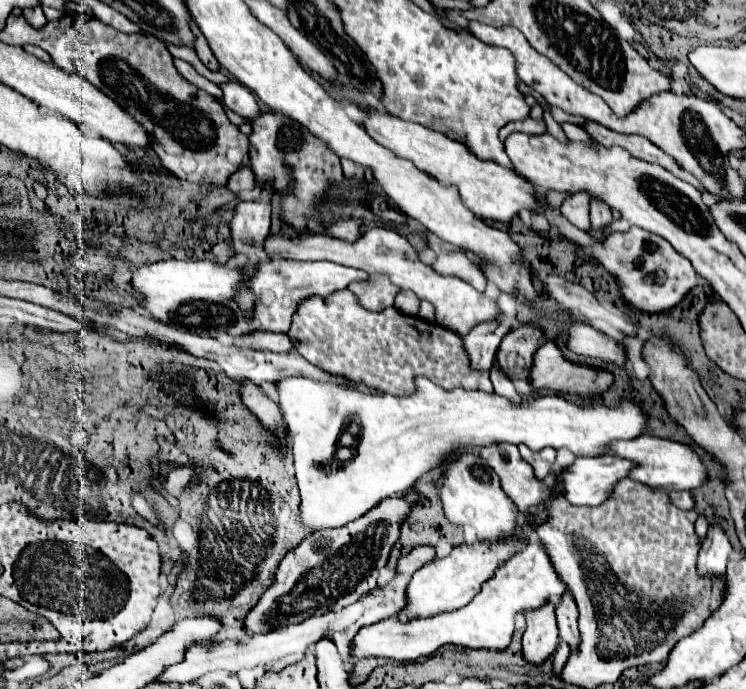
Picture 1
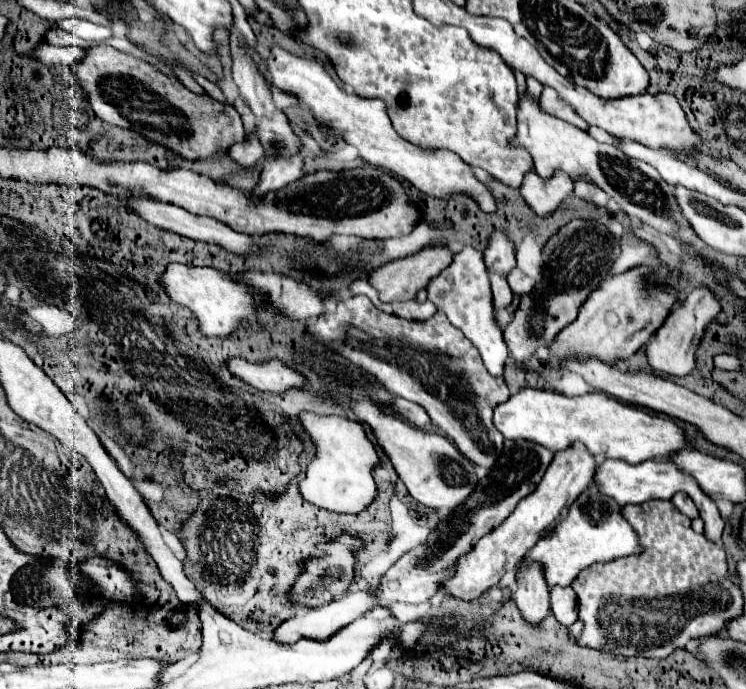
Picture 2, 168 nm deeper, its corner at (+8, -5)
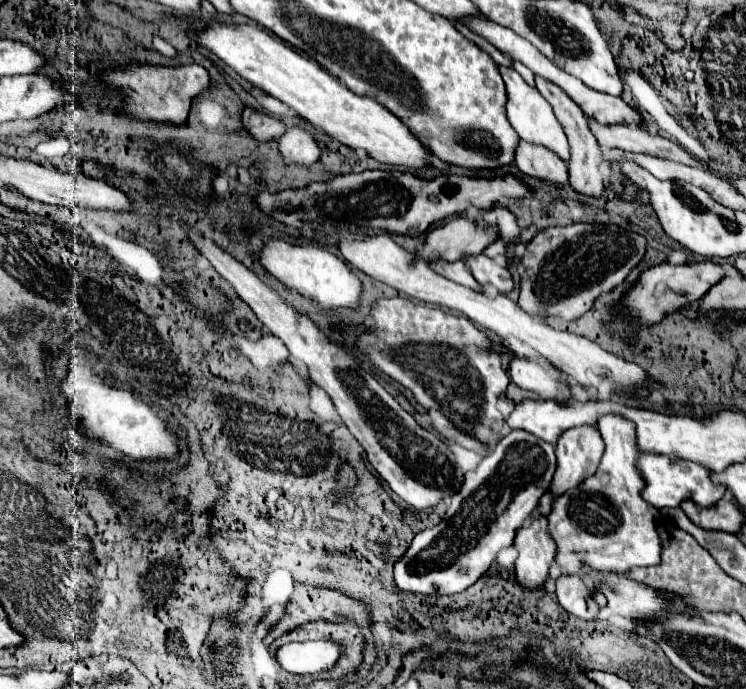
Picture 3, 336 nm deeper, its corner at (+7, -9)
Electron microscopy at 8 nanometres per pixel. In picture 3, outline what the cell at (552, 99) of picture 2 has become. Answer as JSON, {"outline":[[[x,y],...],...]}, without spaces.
{"outline":[[[535,77],[535,83],[537,83],[539,93],[551,103],[559,123],[563,125],[563,129],[567,133],[567,139],[569,139],[569,145],[571,145],[571,159],[567,163],[567,167],[569,167],[569,185],[581,195],[601,197],[603,191],[605,191],[605,185],[603,185],[601,173],[599,173],[599,165],[603,163],[603,153],[601,153],[601,147],[599,147],[595,135],[591,133],[591,127],[589,127],[589,121],[587,121],[585,113],[567,95],[563,95],[563,91],[555,83],[551,83],[547,79],[541,79],[541,77]]]}

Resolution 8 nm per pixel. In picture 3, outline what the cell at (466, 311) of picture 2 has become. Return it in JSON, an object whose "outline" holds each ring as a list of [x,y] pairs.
{"outline":[[[435,261],[431,263],[433,271],[437,271],[439,275],[455,281],[455,283],[461,283],[473,291],[483,291],[483,287],[473,279],[469,267],[465,265],[465,261],[455,261],[455,263],[447,263],[447,261]]]}

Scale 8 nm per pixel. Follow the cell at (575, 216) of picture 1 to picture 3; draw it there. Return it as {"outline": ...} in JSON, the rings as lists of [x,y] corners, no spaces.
{"outline":[[[519,141],[515,165],[523,175],[549,183],[557,189],[561,189],[567,183],[567,163],[557,159],[553,151],[545,151],[545,147]]]}

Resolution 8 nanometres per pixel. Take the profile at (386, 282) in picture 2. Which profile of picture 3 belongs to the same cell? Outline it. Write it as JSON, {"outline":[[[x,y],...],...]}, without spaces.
{"outline":[[[465,217],[447,221],[445,225],[429,231],[423,249],[417,259],[431,263],[433,259],[445,259],[449,263],[465,259],[465,255],[479,255],[489,243],[495,241],[493,229],[479,229]]]}

